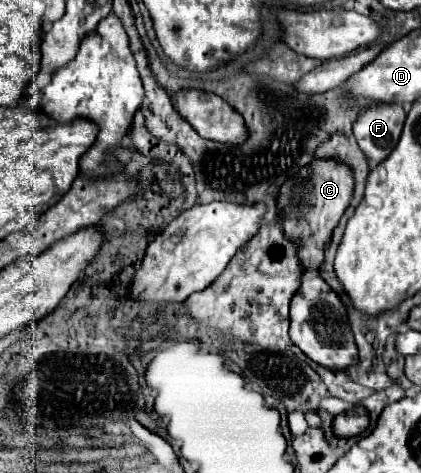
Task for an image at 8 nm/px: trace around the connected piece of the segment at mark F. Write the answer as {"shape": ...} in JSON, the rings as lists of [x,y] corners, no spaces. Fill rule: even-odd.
{"shape":[[[399,104],[389,108],[363,108],[353,124],[353,134],[367,160],[383,162],[399,142],[405,122],[405,110]]]}

